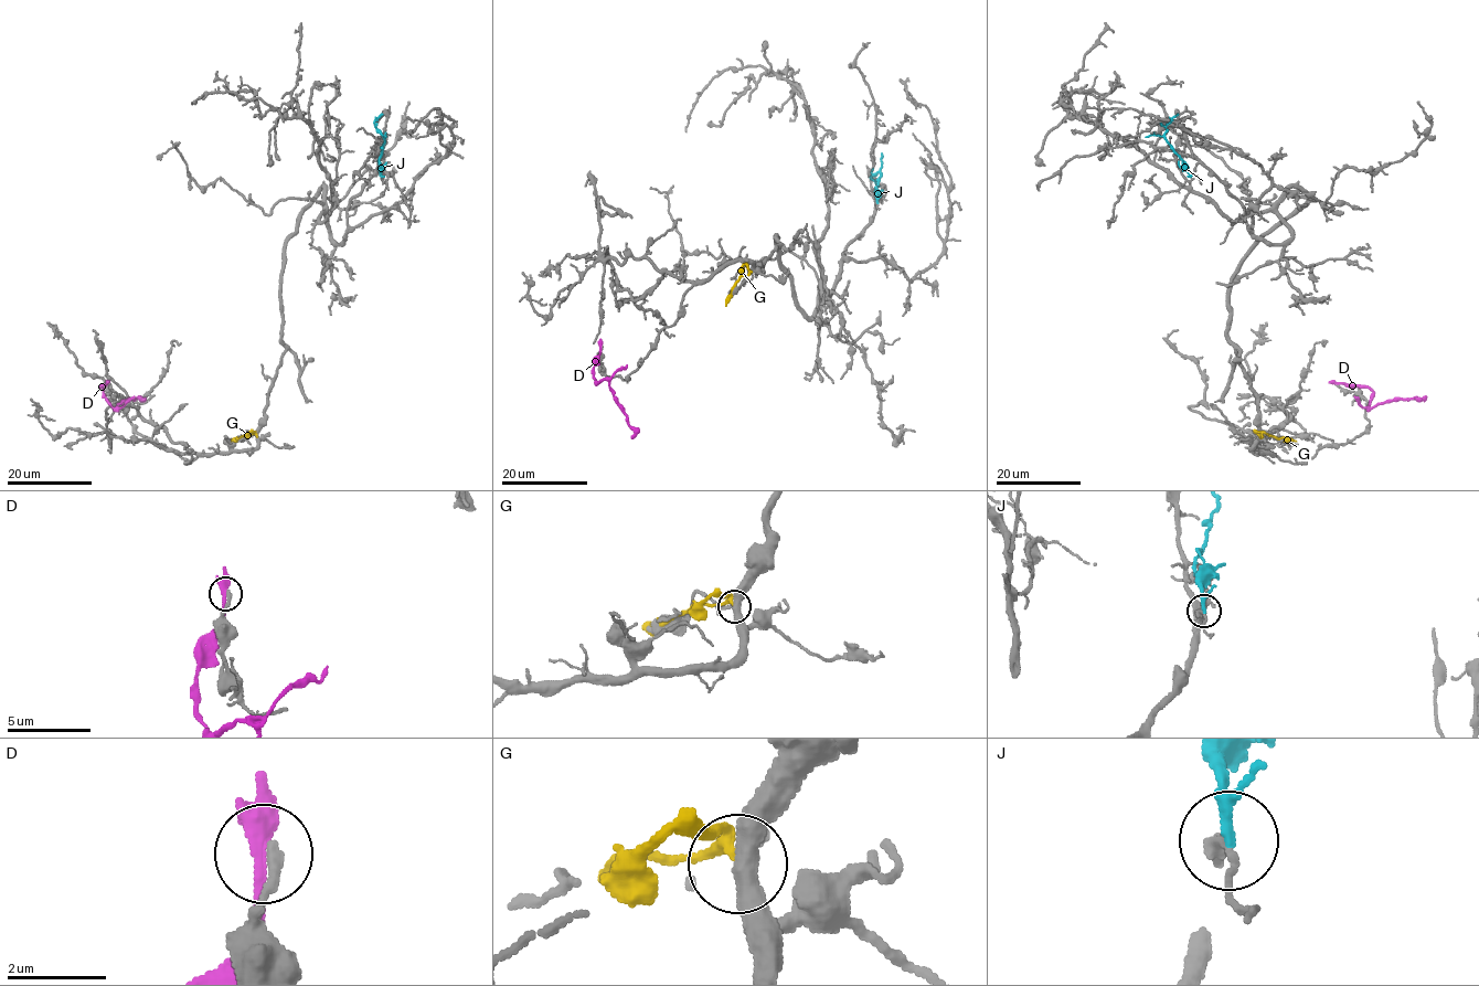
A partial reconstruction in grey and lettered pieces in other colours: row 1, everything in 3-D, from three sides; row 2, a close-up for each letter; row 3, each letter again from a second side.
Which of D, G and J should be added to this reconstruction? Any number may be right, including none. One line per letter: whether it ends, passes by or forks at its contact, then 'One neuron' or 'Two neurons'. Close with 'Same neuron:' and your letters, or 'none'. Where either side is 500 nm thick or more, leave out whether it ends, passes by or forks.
D: It passes by. Two neurons
G: It passes by. Two neurons
J: It passes by. Two neurons
Same neuron: none

